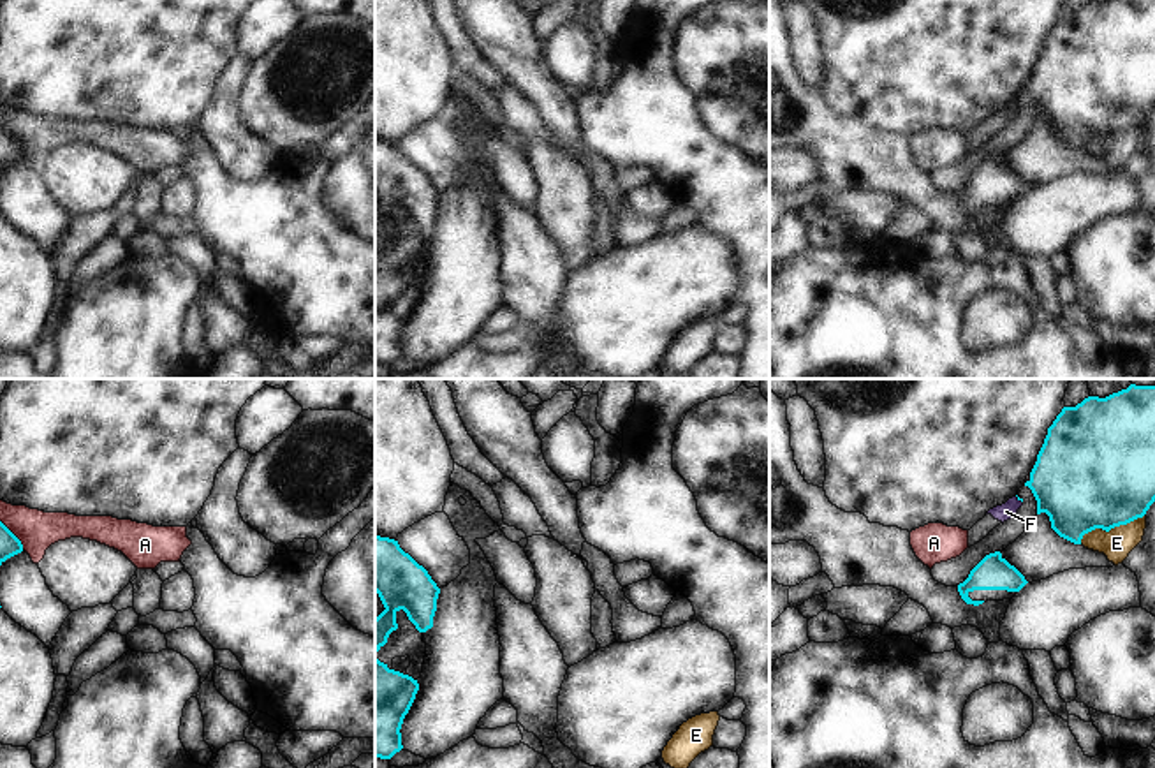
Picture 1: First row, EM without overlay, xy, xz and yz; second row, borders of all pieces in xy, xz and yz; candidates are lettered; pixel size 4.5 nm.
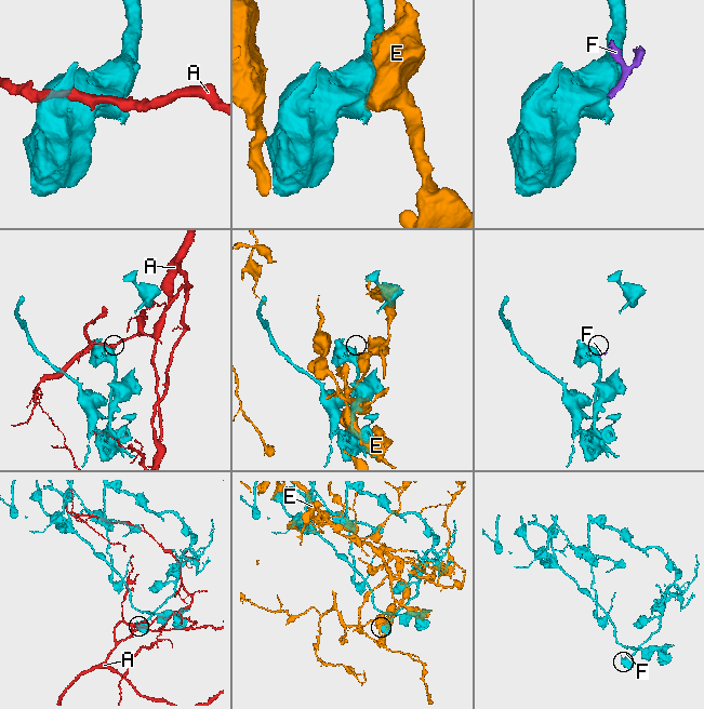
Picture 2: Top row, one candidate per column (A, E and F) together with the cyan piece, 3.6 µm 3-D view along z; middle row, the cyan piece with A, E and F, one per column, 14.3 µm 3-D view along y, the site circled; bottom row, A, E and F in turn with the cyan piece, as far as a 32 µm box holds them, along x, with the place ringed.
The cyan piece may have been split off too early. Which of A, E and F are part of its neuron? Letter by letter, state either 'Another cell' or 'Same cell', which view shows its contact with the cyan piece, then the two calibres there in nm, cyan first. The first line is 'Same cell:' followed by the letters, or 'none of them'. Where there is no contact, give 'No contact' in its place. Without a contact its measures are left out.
Same cell: none of them
A: Another cell. Touches cyan in xy. Thickness 100 nm (cyan) against 180 nm
E: Another cell. Touches cyan in yz. Thickness 480 nm (cyan) against 140 nm
F: Another cell. Touches cyan in yz. Thickness 20 nm (cyan) against 80 nm.

